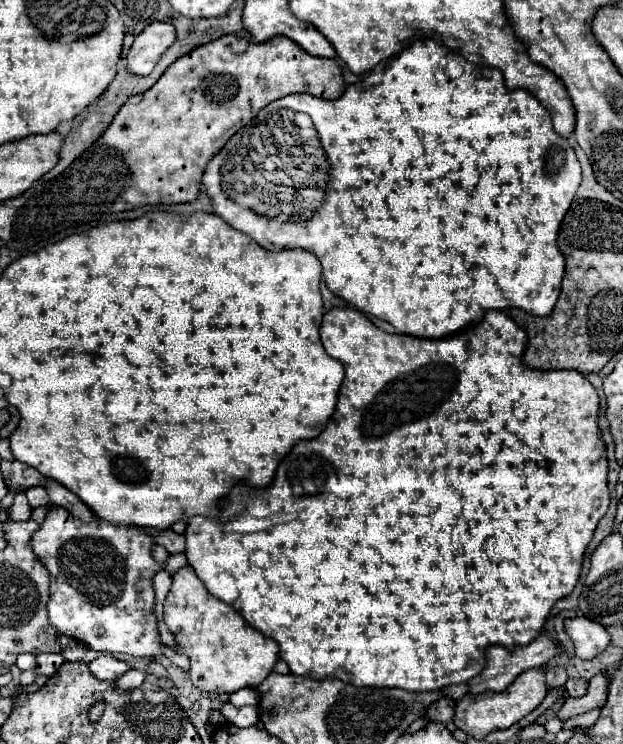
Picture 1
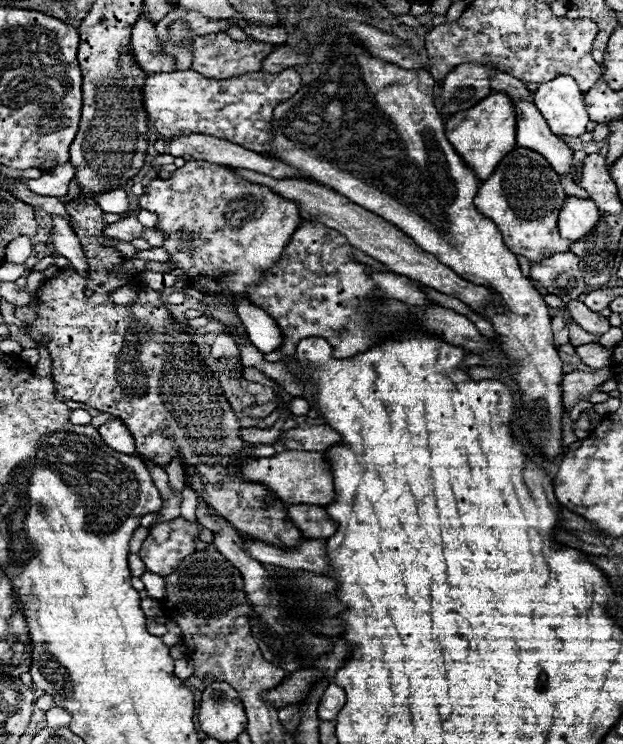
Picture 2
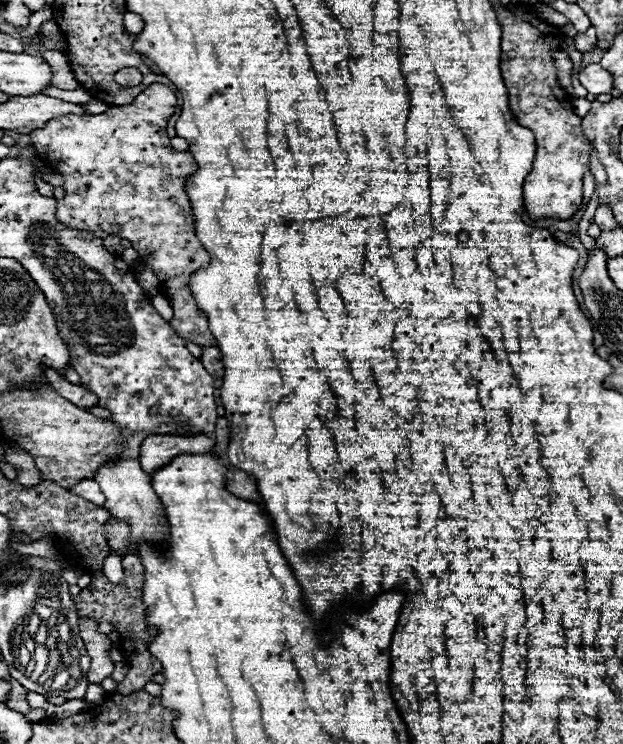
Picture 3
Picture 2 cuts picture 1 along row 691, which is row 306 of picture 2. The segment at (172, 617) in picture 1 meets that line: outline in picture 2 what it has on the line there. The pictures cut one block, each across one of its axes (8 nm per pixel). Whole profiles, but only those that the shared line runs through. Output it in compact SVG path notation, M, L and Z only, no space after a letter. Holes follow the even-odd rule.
M190 160L182 168L176 168L168 180L154 178L144 188L144 194L138 196L138 206L158 216L158 224L154 226L164 234L164 248L170 254L170 262L176 268L184 270L184 276L190 278L190 284L202 292L204 298L212 300L212 304L204 304L204 314L212 316L226 328L234 328L236 334L246 336L246 328L236 314L236 300L248 298L246 288L260 284L264 280L266 270L272 268L292 234L300 224L298 206L292 200L284 200L270 192L270 188L260 188L260 184L252 184L236 176L230 168L210 164L206 160Z

